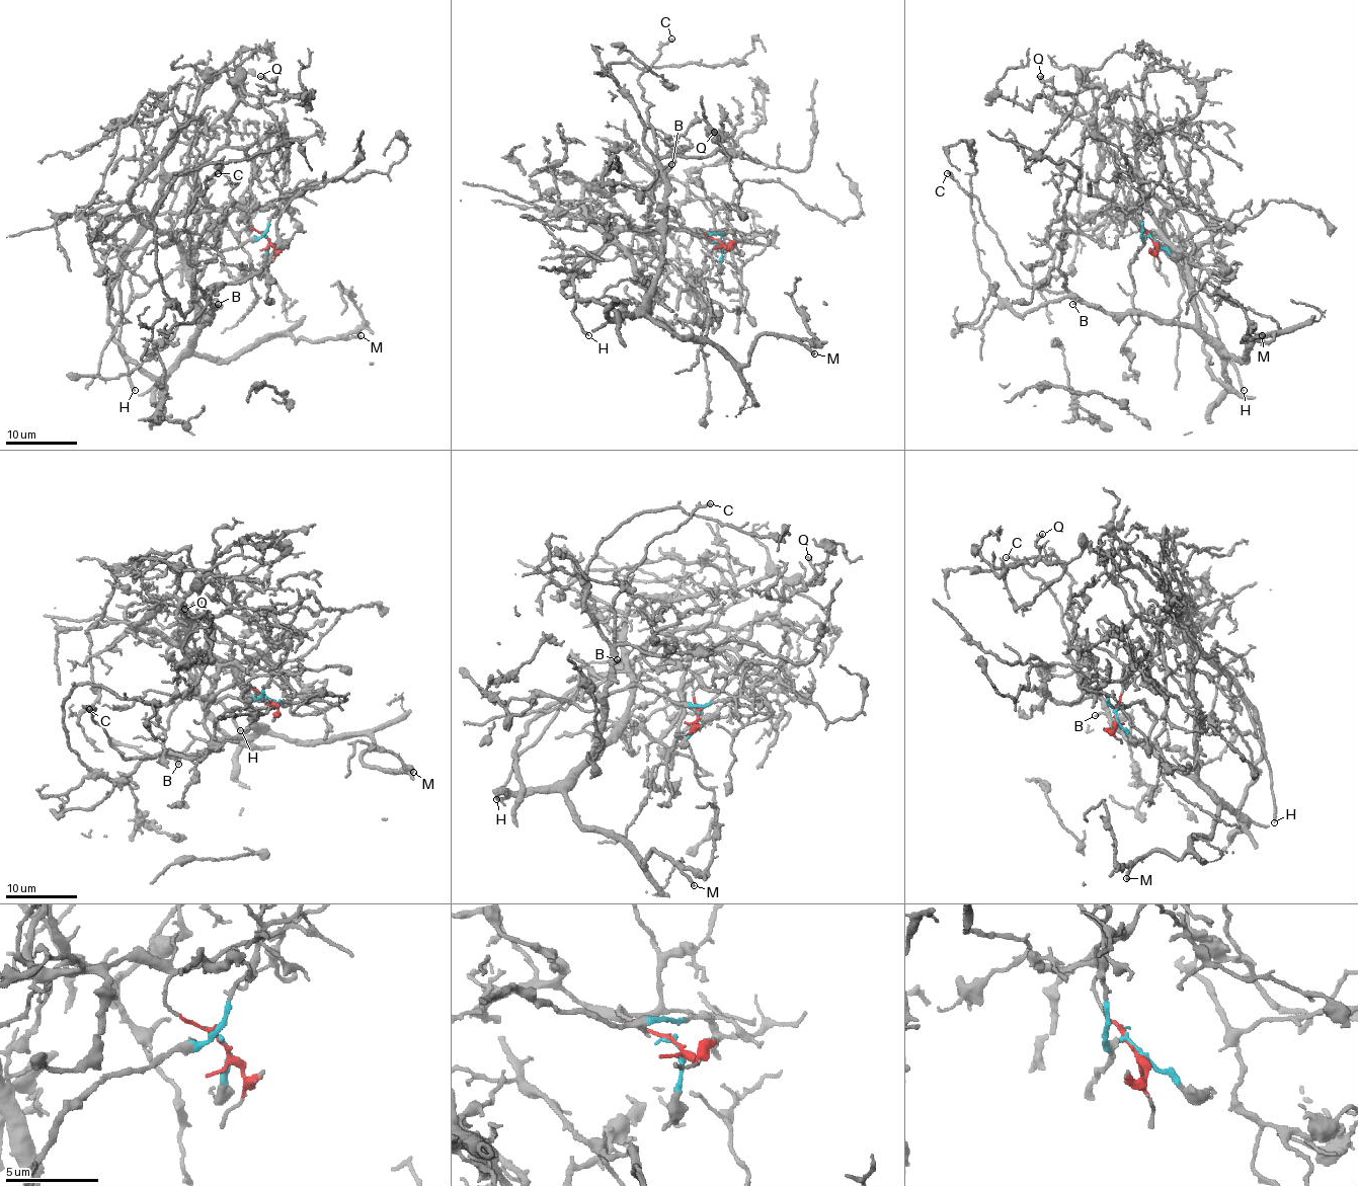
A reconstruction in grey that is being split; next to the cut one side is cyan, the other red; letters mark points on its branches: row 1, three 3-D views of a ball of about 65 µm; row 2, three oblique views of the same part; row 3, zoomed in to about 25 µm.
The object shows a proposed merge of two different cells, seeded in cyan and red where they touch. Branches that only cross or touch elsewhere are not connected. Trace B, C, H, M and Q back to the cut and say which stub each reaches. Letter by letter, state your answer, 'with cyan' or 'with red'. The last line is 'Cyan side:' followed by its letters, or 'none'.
B: with cyan
C: with cyan
H: with red
M: with cyan
Q: with red
Cyan side: B, C, M

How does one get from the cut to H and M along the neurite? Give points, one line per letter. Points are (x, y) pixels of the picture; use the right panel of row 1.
H: (1152, 238), (1138, 222), (1138, 208), (1129, 210), (1138, 201), (1138, 174), (1145, 205), (1212, 320), (1243, 390)
M: (1152, 238), (1141, 235), (1131, 266), (1134, 308), (1198, 327), (1241, 360), (1273, 336), (1243, 341), (1263, 336)

